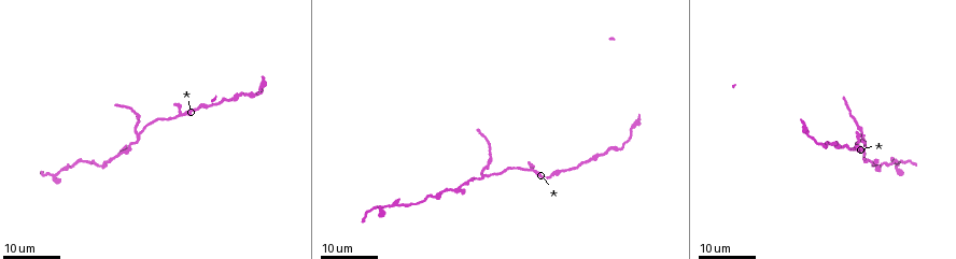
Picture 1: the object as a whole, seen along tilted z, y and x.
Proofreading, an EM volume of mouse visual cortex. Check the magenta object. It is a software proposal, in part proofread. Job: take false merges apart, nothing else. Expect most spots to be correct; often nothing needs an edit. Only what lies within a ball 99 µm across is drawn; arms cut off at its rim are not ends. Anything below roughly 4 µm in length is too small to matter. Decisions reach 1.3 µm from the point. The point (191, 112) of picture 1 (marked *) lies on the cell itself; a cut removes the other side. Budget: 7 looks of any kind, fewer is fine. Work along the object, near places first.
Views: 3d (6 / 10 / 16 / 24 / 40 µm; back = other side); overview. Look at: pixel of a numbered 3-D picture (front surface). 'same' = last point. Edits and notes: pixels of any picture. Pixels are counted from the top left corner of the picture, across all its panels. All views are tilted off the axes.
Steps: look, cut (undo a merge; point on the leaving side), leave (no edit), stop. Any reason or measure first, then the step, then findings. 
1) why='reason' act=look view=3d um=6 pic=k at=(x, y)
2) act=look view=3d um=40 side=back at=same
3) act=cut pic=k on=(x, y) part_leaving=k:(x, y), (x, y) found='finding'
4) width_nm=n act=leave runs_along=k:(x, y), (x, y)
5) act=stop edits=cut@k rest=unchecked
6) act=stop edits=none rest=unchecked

act=look view=3d um=16 pic=1 at=(532, 171)

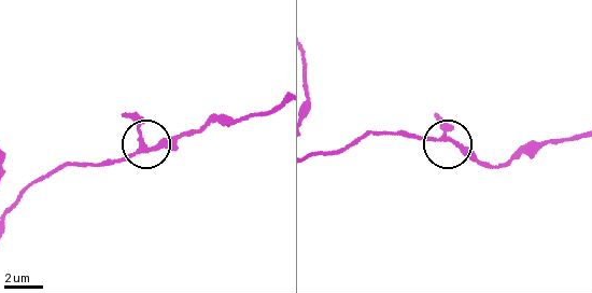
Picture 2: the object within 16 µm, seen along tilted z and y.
act=look view=3d um=6 pic=2 at=(144, 149)

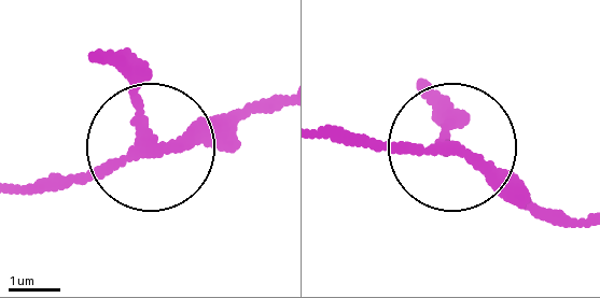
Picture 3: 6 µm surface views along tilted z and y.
act=leave runs_along=3:(526, 200), (455, 151), (332, 144) found='one cell here'

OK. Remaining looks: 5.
why='narrows sharply' act=look view=3d um=16 pic=1 at=(869, 162)

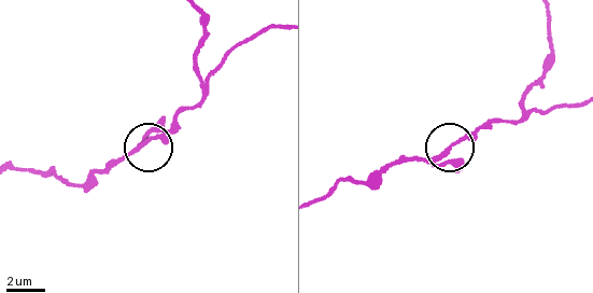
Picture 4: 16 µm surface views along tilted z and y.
act=look view=3d um=10 pic=4 at=(149, 138)

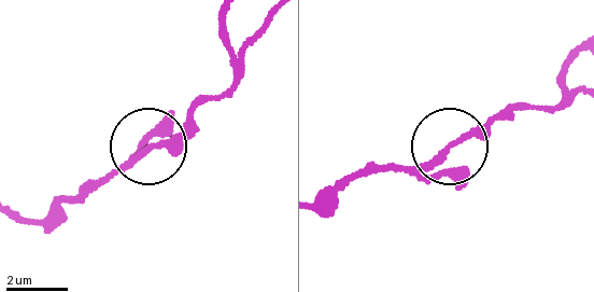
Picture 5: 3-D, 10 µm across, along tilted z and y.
act=leave runs_along=5:(272, 16), (238, 74), (201, 100), (185, 128), (82, 194) found='continuous, no second cell'

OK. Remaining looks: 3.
why='thick turns thin' act=look view=3d um=24 pic=1 at=(431, 196)

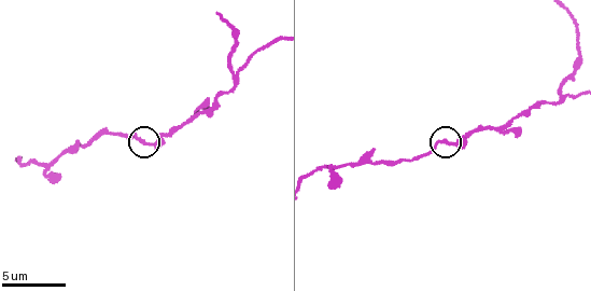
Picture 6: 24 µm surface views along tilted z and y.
act=look view=3d um=10 pic=6 at=(147, 145)

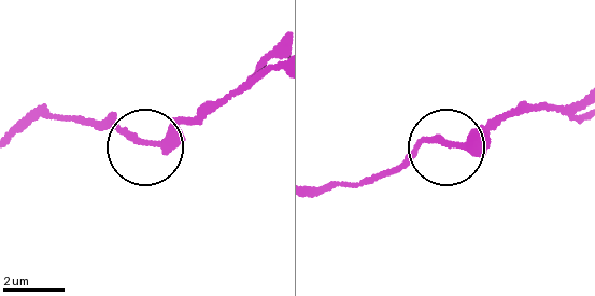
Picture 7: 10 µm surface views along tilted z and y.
width_nm=310 act=leave found='all the same cell'

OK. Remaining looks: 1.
act=stop edits=none rest=unchecked

